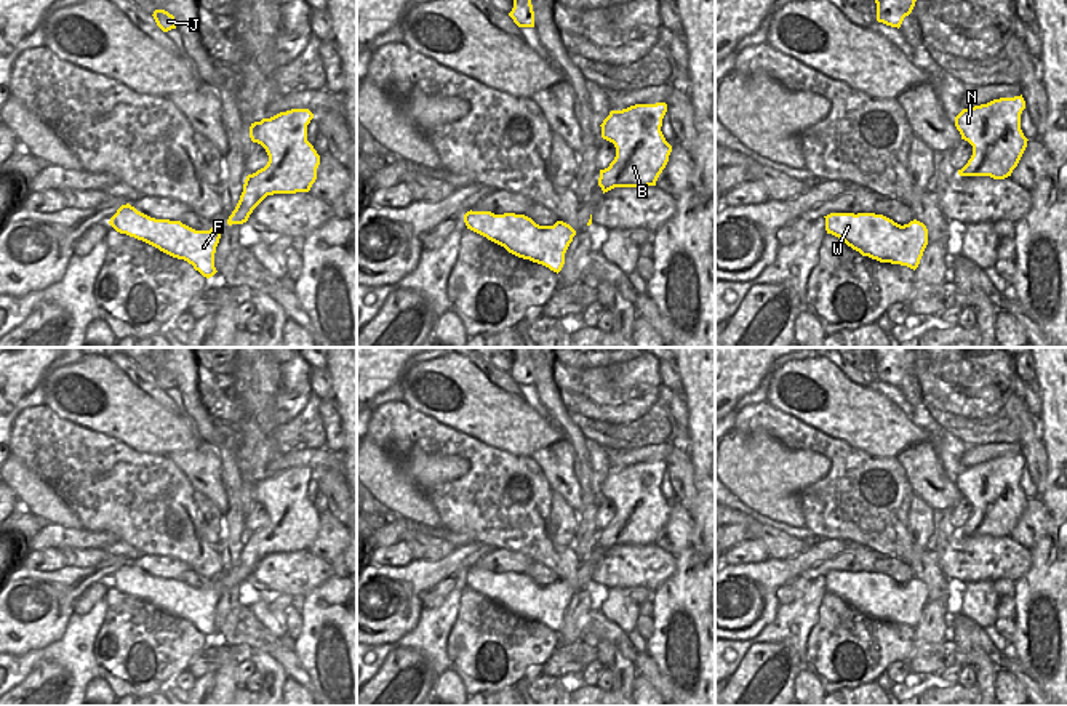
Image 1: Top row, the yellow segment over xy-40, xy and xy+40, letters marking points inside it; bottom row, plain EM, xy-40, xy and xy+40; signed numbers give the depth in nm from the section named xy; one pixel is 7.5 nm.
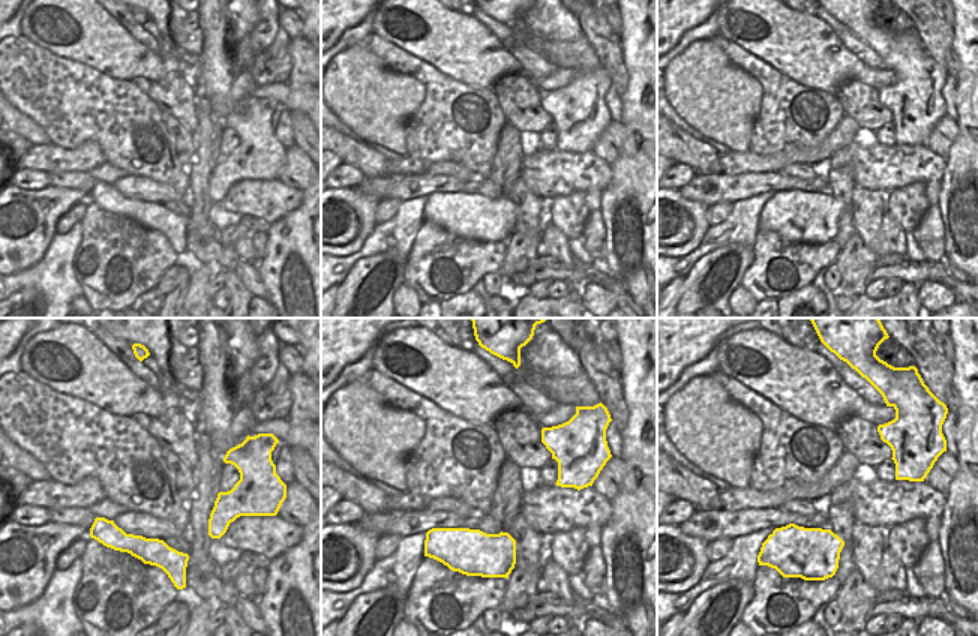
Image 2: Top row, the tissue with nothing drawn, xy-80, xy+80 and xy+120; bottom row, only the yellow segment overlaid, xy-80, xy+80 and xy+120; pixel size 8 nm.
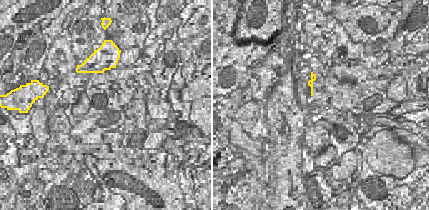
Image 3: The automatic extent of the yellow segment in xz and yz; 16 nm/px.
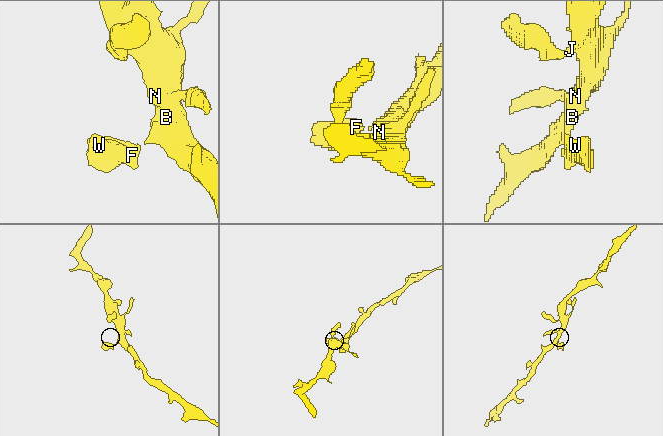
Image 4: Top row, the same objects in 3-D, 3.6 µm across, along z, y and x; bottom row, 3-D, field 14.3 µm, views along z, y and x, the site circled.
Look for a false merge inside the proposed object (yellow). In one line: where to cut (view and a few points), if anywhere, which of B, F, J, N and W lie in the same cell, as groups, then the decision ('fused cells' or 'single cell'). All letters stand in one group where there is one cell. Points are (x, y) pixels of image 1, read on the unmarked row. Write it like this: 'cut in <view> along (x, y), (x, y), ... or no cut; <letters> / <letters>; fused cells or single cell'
no cut; B F J N W; single cell

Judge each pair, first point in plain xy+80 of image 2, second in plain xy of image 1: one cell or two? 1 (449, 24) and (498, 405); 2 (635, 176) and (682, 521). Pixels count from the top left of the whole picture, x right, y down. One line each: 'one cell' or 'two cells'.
1: one cell
2: two cells

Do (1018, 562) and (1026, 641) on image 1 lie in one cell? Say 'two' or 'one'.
two

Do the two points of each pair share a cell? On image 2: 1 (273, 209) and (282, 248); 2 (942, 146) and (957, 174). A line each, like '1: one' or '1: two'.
1: two
2: two

